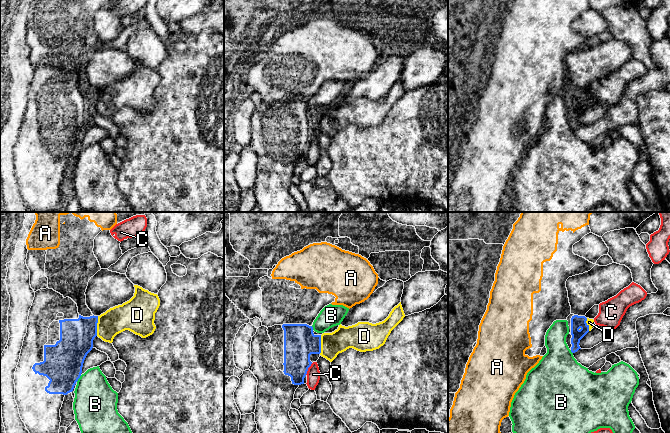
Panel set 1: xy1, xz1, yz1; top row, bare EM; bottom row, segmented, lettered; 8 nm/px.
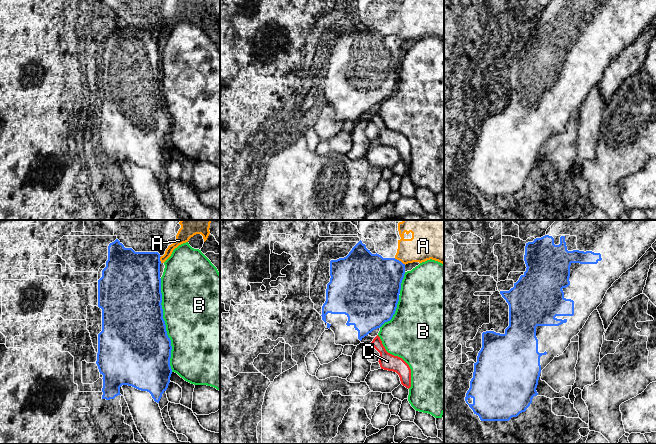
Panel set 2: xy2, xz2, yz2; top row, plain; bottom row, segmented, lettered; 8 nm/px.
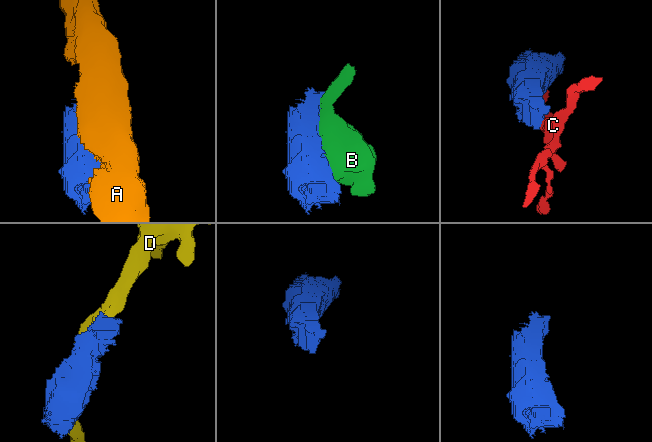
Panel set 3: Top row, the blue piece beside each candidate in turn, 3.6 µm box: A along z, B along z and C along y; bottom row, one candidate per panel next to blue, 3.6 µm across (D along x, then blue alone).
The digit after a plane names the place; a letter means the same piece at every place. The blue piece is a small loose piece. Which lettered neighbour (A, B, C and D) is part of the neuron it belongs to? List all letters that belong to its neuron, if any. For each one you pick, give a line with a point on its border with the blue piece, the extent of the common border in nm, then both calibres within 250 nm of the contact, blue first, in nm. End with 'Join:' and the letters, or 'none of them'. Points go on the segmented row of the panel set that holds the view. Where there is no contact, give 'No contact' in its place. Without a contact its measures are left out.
Join: none of them

